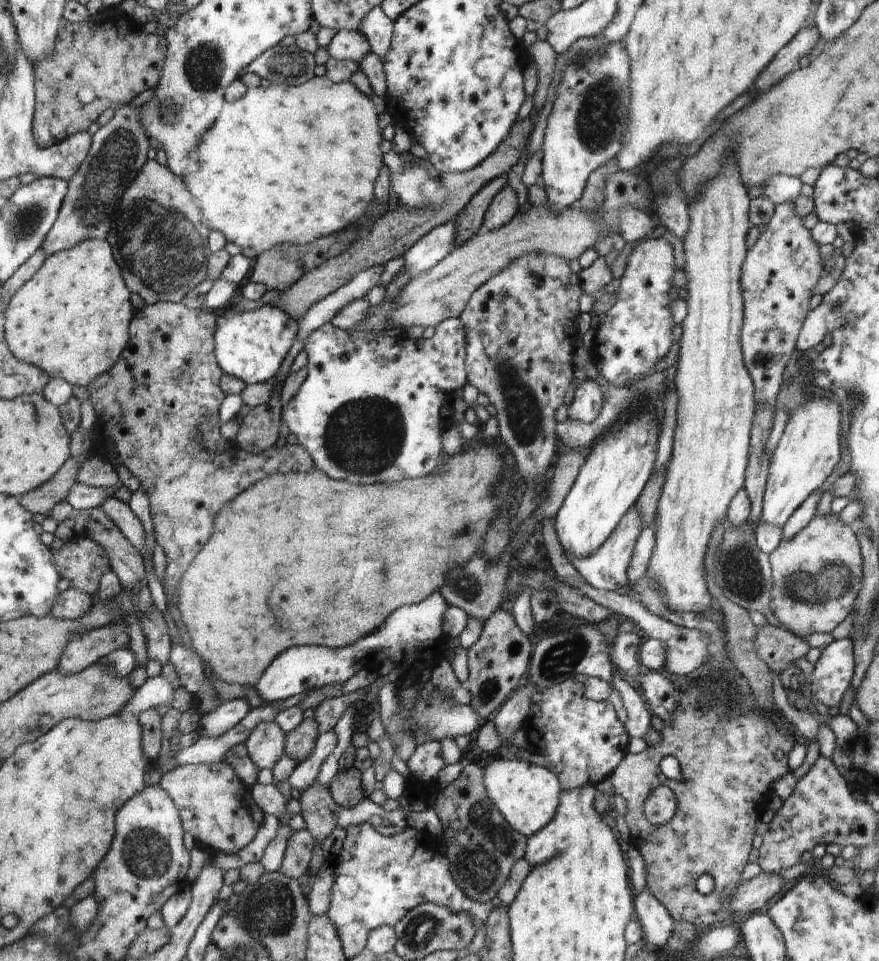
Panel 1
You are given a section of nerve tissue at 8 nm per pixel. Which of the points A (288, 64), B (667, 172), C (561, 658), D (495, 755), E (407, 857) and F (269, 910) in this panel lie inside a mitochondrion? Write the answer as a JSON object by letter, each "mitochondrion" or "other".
{"A":"mitochondrion","B":"mitochondrion","C":"mitochondrion","D":"other","E":"other","F":"mitochondrion"}

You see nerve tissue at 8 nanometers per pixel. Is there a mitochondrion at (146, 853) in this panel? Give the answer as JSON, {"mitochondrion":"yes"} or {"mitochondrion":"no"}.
{"mitochondrion":"yes"}

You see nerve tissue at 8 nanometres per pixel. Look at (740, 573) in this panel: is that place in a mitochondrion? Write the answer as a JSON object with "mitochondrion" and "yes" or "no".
{"mitochondrion":"yes"}

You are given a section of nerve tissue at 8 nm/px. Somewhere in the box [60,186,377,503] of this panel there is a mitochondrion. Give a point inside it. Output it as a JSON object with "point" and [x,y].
{"point":[160,243]}

